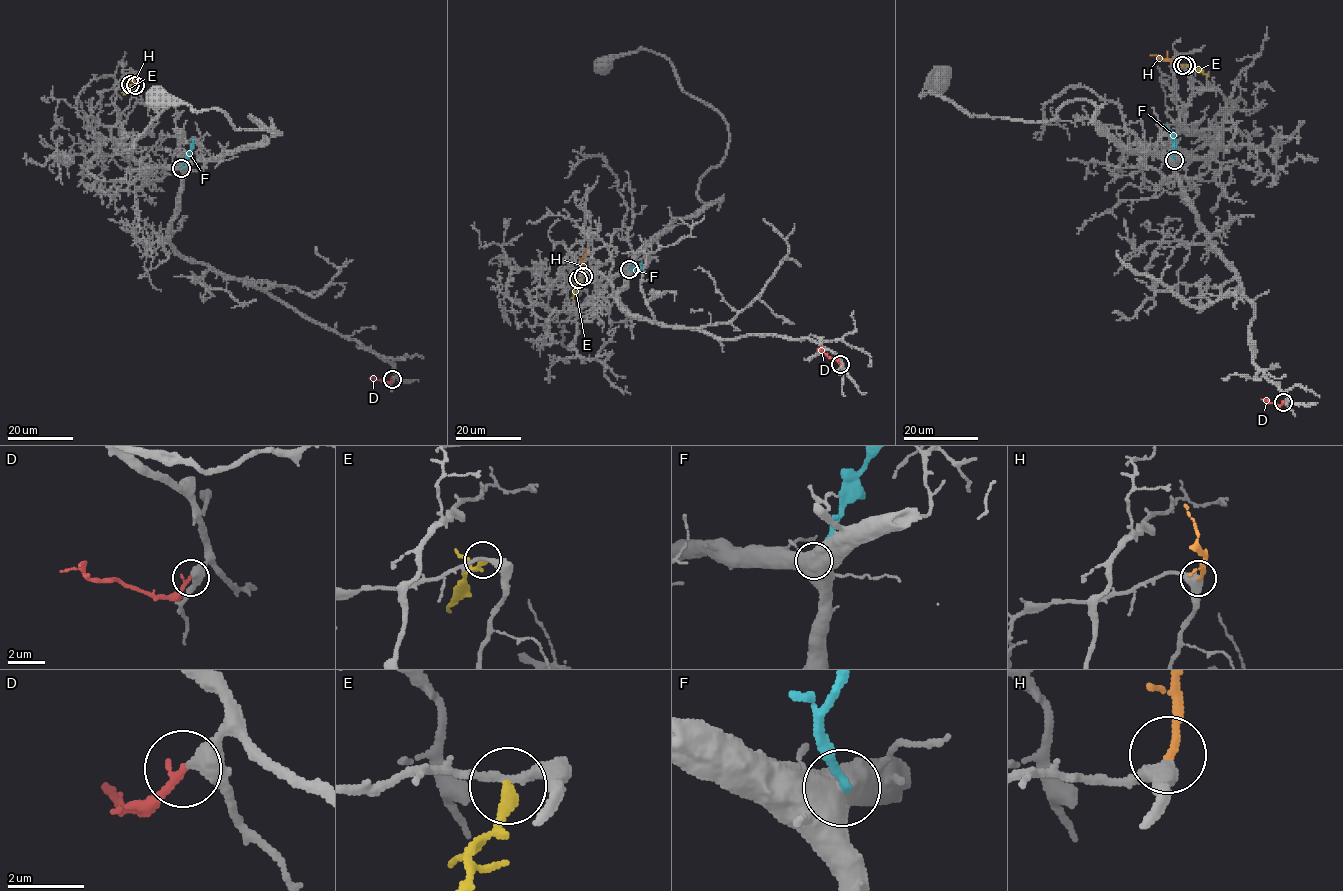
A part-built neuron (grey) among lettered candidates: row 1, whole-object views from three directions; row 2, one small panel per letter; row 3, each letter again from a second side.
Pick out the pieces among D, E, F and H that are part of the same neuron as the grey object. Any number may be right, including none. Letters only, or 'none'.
D, H

